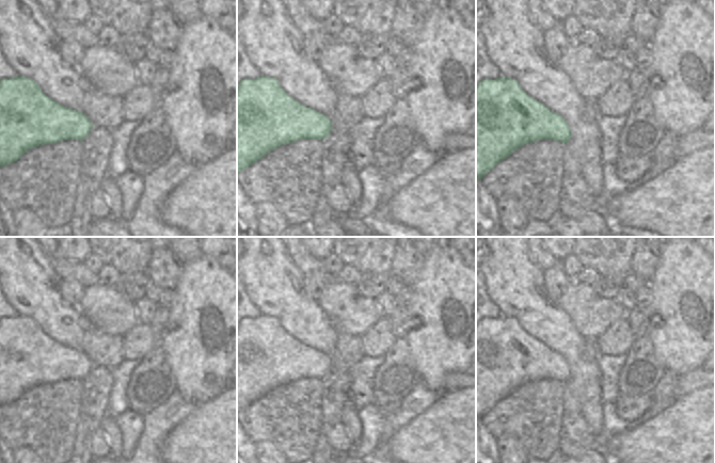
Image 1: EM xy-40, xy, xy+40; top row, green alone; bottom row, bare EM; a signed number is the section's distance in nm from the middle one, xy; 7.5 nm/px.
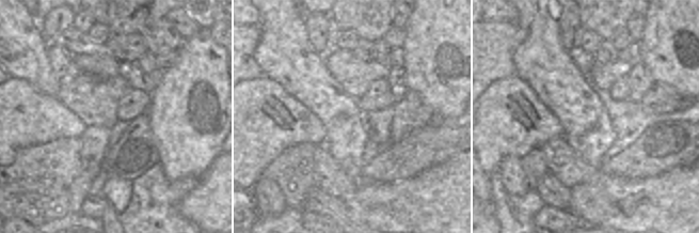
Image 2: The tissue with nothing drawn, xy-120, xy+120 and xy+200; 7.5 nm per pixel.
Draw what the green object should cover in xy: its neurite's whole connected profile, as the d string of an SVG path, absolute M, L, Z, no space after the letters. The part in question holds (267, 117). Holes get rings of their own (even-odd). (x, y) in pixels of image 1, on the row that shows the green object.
M245 78L237 86L237 174L280 146L299 140L324 140L332 129L328 116L290 97L275 78Z

